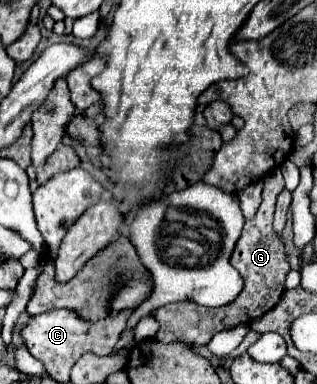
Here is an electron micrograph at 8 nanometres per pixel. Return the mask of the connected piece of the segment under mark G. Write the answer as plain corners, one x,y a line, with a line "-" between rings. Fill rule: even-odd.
276,168
274,172
270,172
264,178
264,190
262,190
262,204
256,212
256,222
254,218
248,220
244,224
242,236
234,248
234,254
230,258
232,266
242,274
244,278
244,290
240,292
238,300
224,304
222,308
202,308
200,304
194,304
192,300
184,300
184,302
172,302
166,304
162,308
158,308
154,312
154,318
160,324
158,330
158,340
168,344
174,340
180,340
188,346
192,344
208,344
210,338
220,332
220,330
228,330
234,328
238,324
248,324
256,318
260,318
262,314
266,314
270,308
276,306
276,302
280,300
282,292
284,292
284,278
290,272
290,264
286,260
284,254
284,244
280,240
280,236
272,230
272,214
274,214
274,202
276,196
282,192
284,188
284,180
280,176
280,170

